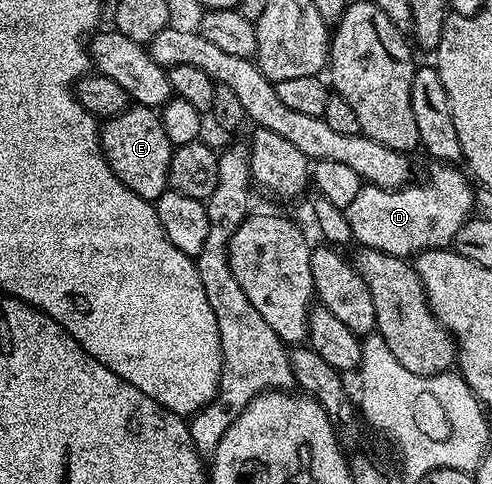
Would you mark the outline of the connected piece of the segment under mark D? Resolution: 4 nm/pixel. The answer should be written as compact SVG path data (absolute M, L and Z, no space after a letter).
M453 164L431 166L430 181L423 185L407 183L401 189L381 189L363 184L356 199L344 210L354 241L361 248L409 258L424 249L445 249L453 242L456 231L472 216L475 186L471 178Z

